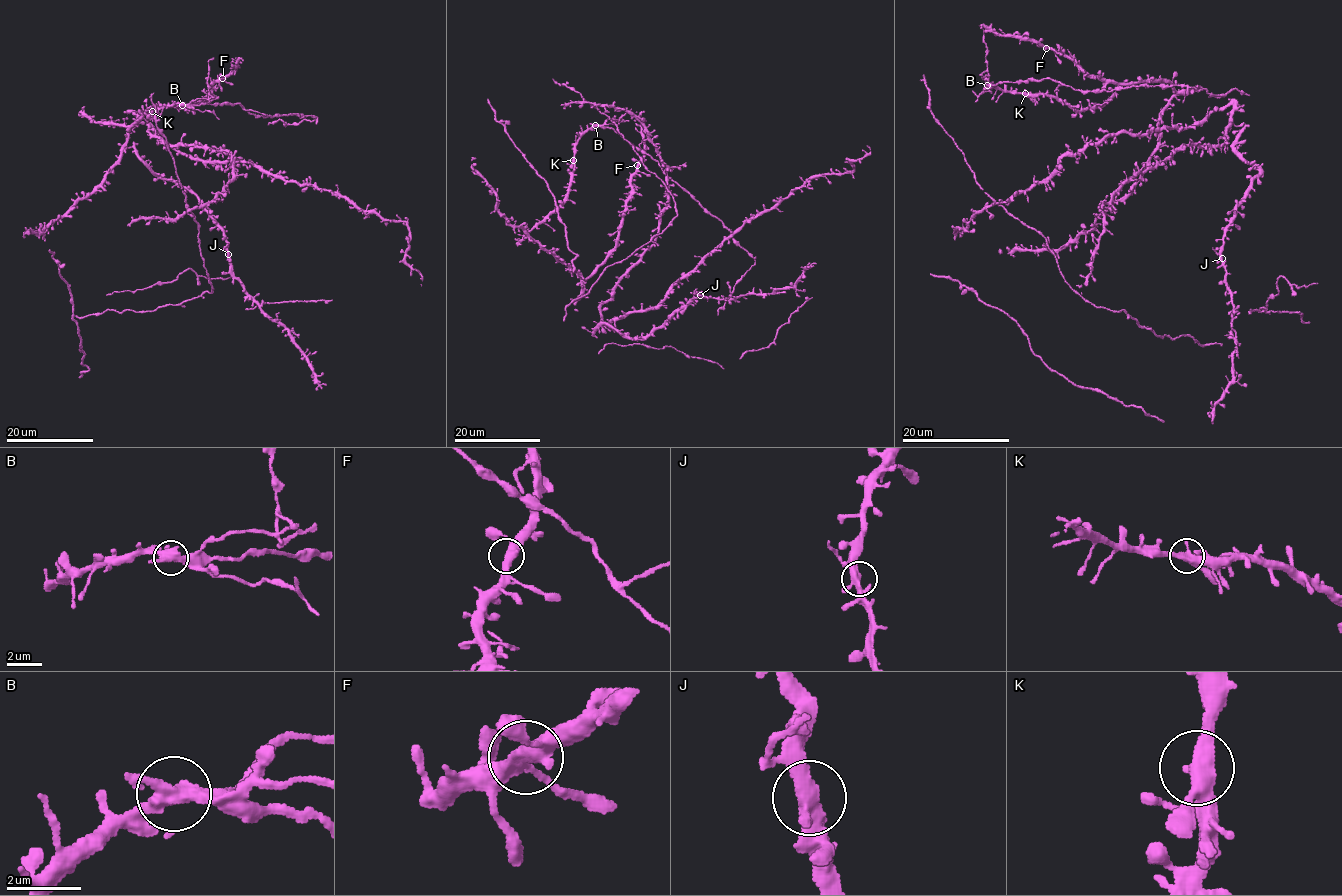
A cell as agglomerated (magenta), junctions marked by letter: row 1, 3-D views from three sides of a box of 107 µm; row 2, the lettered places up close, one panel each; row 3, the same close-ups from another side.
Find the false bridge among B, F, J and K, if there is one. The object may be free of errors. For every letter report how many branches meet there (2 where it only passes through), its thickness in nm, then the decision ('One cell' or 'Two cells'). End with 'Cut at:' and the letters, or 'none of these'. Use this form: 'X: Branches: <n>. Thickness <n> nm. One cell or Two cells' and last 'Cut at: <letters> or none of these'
B: Branches: 3. Thickness 360 nm. Two cells
F: Branches: 3. Thickness 360 nm. One cell
J: Branches: 3. Thickness 360 nm. One cell
K: Branches: 3. Thickness 360 nm. One cell
Cut at: B

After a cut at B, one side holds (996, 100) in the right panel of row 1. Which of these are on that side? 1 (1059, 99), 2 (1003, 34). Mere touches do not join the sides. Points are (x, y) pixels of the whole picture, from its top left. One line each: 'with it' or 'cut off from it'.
1: with it
2: with it

